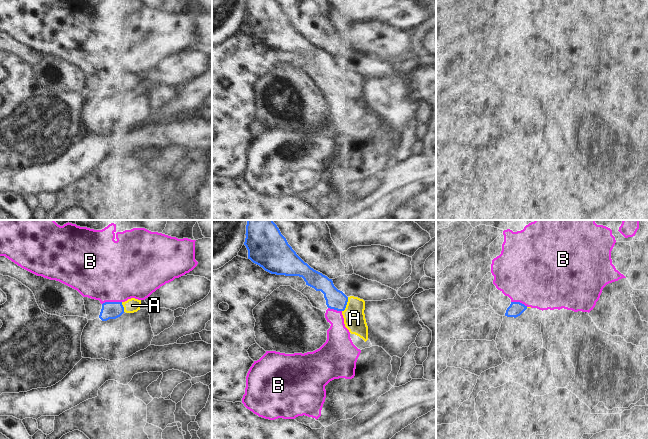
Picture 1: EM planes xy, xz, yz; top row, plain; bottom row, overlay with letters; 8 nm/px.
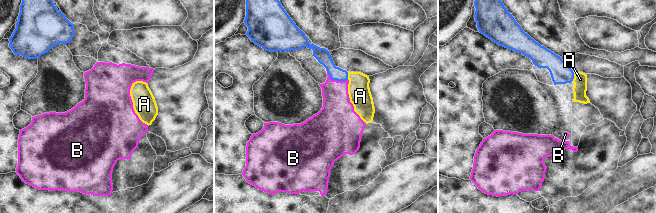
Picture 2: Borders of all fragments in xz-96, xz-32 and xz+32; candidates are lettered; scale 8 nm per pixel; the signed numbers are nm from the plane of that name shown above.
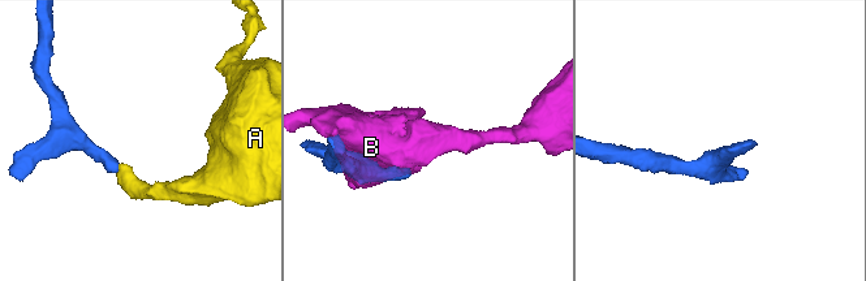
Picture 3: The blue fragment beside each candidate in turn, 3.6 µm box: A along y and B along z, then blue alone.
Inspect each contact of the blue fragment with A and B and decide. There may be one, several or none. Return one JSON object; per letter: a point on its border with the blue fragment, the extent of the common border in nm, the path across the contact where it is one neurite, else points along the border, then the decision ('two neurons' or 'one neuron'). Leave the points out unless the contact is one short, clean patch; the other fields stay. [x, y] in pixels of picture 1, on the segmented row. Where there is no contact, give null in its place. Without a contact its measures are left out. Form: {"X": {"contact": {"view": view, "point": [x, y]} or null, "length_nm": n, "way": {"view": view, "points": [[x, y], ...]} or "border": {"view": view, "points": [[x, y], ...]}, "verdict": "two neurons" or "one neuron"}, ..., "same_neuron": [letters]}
{"A": {"contact": {"view": "xz", "point": [346, 304]}, "length_nm": 130, "way": {"view": "xz", "points": [[335, 299], [346, 304], [353, 311], [354, 318]]}, "verdict": "one neuron"}, "B": {"contact": {"view": "xy", "point": [111, 302]}, "length_nm": 160, "border": {"view": "xy", "points": [[121, 301], [105, 301], [102, 304]]}, "verdict": "two neurons"}, "same_neuron": ["A"]}

